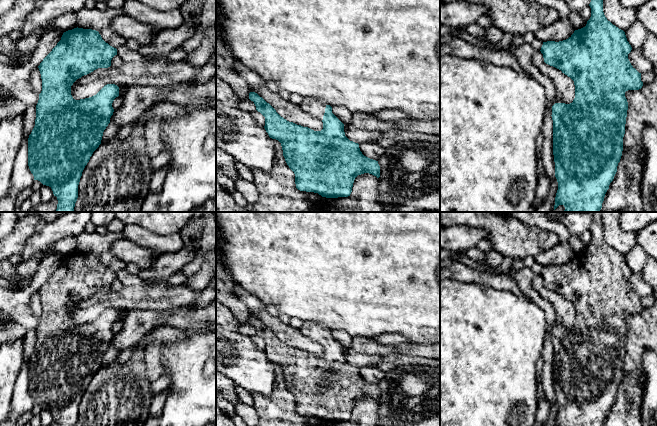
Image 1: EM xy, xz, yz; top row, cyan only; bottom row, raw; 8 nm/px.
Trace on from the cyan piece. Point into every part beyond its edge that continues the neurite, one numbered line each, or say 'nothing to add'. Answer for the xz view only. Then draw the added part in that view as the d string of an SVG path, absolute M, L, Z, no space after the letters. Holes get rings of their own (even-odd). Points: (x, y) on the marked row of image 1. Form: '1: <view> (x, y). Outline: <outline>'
1: xz (316, 109). Outline: M304 97L302 103L300 104L300 107L309 115L321 121L323 120L326 104L317 102L311 97Z

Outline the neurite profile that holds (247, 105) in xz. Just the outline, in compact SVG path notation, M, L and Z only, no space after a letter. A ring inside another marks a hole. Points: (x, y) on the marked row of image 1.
M239 99L237 108L241 111L253 113L256 110L256 106L250 99Z

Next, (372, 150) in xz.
M364 142L359 144L362 154L370 159L378 161L385 153L385 148L377 144L376 142Z

